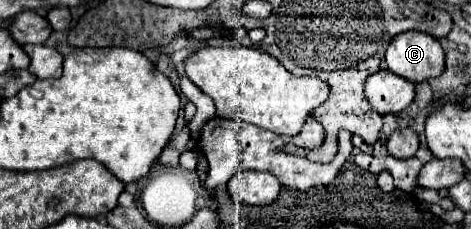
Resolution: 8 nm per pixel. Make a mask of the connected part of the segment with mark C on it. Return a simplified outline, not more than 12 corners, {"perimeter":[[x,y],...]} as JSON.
{"perimeter":[[405,31],[385,61],[395,75],[421,83],[443,73],[435,37]]}

